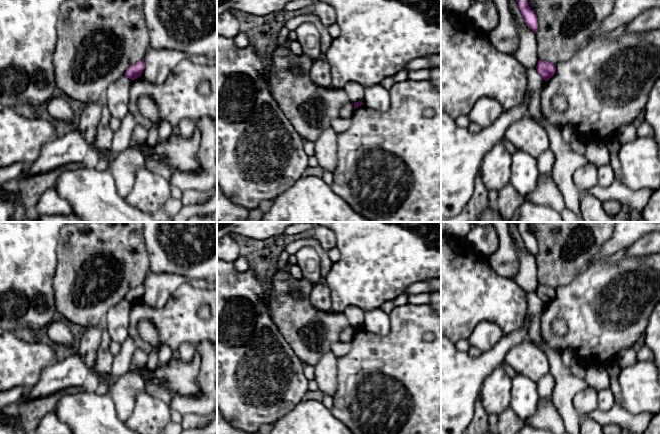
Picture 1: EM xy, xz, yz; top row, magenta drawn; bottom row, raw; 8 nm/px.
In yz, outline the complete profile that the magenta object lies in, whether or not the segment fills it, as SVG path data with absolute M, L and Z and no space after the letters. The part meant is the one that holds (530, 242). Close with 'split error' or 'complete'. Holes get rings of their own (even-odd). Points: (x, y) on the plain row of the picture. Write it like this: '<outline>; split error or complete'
M516 222L516 225L526 249L536 257L538 254L537 240L530 233L527 222Z; complete

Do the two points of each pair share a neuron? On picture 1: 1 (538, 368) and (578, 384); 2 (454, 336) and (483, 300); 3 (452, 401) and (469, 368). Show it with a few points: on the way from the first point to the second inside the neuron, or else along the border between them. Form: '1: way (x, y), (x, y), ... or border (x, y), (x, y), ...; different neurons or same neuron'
1: border (540, 349), (546, 356), (550, 371); different neurons
2: way (456, 327), (474, 309); same neuron
3: way (452, 393), (452, 385), (461, 376); same neuron

